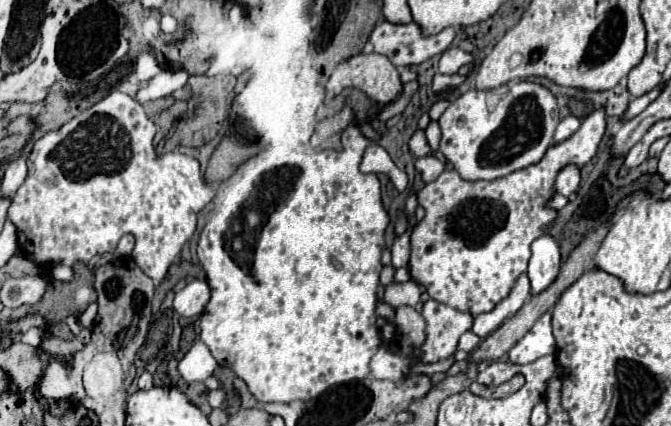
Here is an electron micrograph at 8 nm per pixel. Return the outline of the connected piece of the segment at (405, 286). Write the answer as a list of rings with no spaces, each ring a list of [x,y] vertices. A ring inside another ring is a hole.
[[[411,279],[407,283],[391,283],[385,287],[383,299],[391,307],[401,307],[401,305],[417,305],[419,303],[419,285]]]

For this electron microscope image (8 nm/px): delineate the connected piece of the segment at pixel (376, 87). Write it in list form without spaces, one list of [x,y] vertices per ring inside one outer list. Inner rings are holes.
[[[359,53],[341,61],[327,85],[329,95],[345,87],[357,87],[377,103],[391,103],[401,93],[401,81],[395,65],[379,53]]]

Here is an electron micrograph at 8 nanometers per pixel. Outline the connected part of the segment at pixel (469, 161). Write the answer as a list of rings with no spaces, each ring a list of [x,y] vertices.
[[[507,83],[493,91],[471,89],[457,97],[439,117],[443,131],[439,151],[457,167],[463,179],[491,181],[537,163],[553,143],[557,123],[557,99],[539,83]]]

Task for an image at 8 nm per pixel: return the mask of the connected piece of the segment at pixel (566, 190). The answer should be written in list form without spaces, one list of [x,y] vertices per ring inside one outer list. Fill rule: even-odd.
[[[567,165],[567,167],[563,167],[563,171],[559,171],[559,175],[557,175],[557,179],[555,179],[555,189],[557,189],[557,193],[569,197],[571,193],[577,191],[579,181],[581,181],[581,171],[579,171],[579,167]]]

